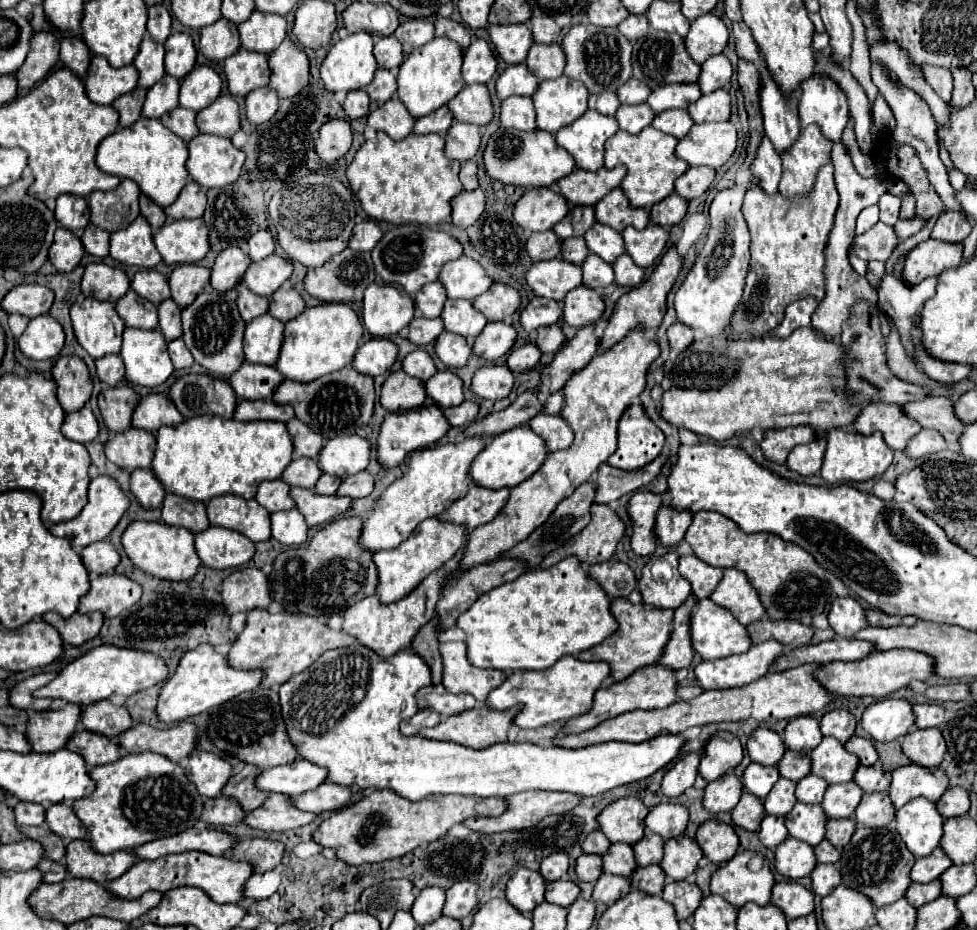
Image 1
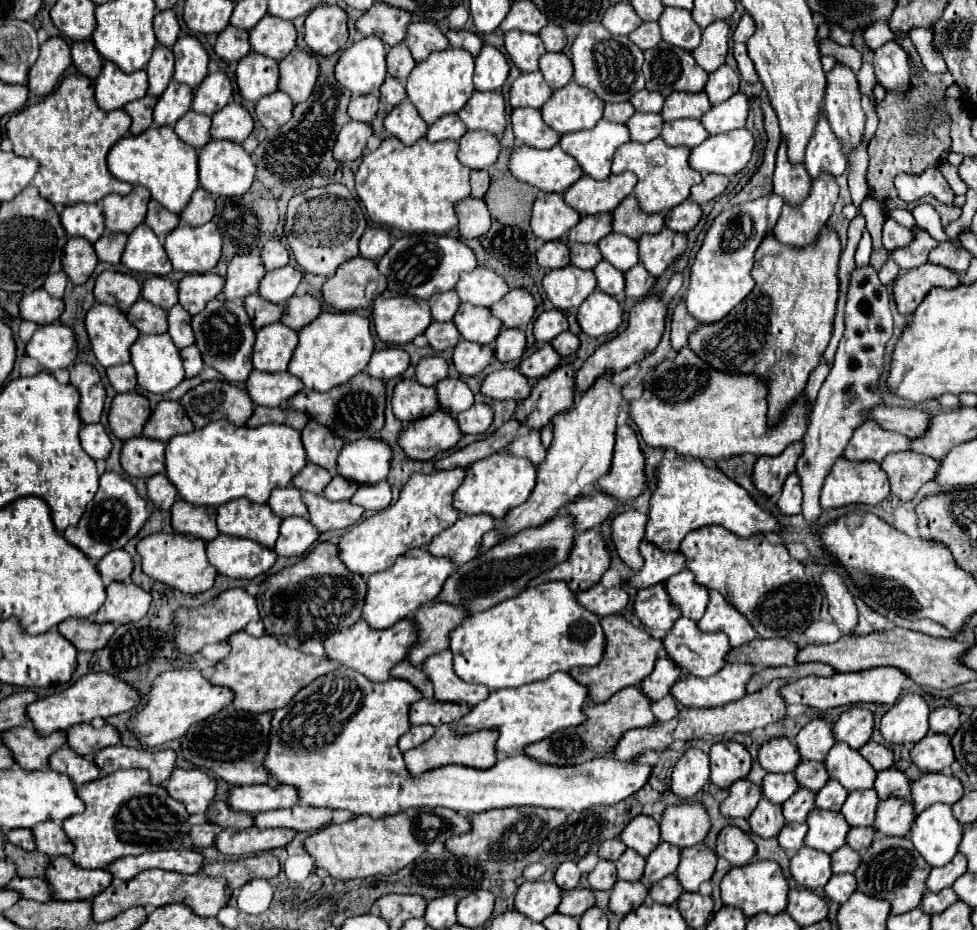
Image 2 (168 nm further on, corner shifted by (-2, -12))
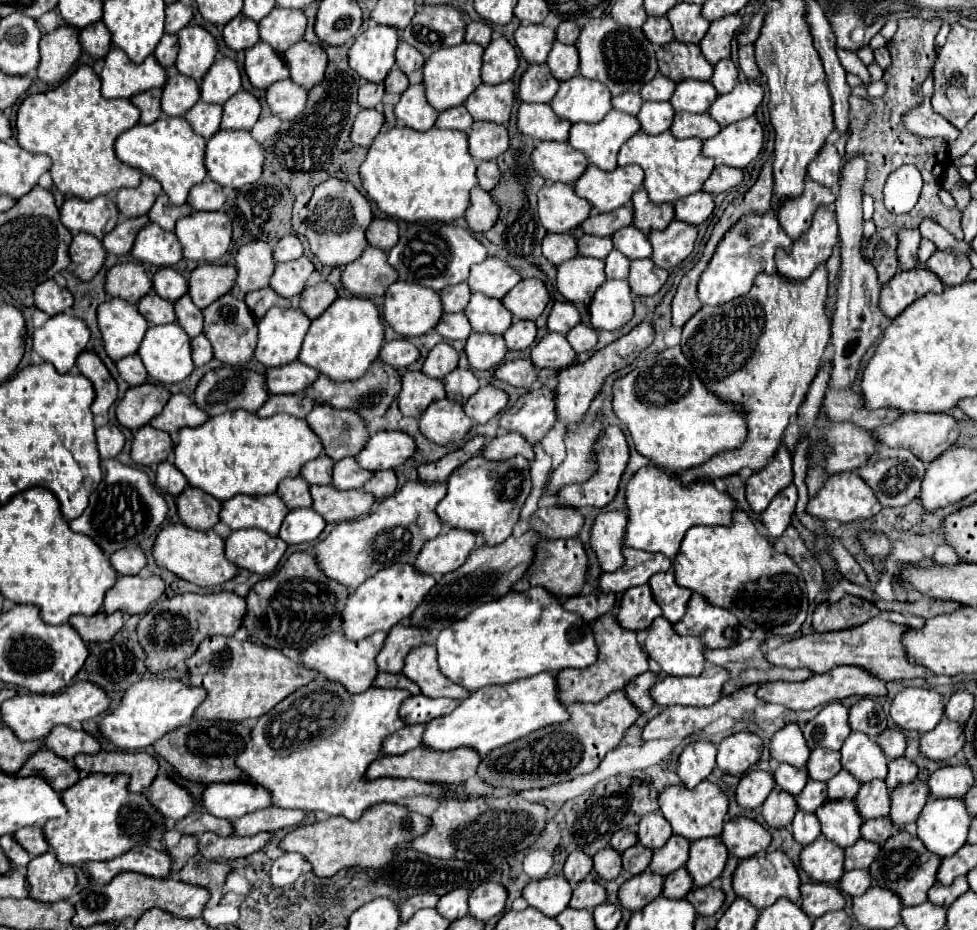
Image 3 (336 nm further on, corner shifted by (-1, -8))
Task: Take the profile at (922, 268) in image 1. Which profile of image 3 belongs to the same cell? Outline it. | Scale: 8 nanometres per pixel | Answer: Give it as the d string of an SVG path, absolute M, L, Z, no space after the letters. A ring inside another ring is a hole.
M913 268L911 272L895 274L887 284L883 284L879 306L889 318L897 318L909 304L913 304L923 294L939 294L943 290L943 282L935 278L933 272L927 272L927 268Z

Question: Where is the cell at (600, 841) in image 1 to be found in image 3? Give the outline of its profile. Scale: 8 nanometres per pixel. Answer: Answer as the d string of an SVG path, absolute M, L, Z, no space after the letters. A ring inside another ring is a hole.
M619 830L615 832L615 836L611 836L609 846L617 852L625 852L629 846L633 846L637 842L637 834L631 830Z

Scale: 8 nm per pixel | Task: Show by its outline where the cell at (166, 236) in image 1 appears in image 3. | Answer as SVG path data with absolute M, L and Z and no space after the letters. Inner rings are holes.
M193 212L175 226L183 258L213 262L221 258L231 242L231 220L225 212Z

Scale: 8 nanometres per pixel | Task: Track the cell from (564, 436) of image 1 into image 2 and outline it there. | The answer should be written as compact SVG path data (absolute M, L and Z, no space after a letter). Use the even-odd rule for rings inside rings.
M524 432L506 446L506 452L512 456L524 456L532 460L532 464L536 467L546 458L546 450L540 442L540 432Z

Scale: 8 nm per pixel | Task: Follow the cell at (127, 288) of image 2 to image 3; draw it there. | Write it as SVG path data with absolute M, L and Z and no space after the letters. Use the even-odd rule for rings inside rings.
M125 262L125 264L115 264L113 268L107 270L105 288L109 296L137 304L151 290L151 280L147 278L143 264Z

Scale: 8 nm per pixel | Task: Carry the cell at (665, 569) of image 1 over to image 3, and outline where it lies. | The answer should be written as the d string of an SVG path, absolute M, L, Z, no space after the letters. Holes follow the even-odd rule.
M649 584L629 588L623 594L621 610L619 610L619 624L627 630L647 630L651 626L651 620L661 616L659 604L655 604L655 598L651 596Z

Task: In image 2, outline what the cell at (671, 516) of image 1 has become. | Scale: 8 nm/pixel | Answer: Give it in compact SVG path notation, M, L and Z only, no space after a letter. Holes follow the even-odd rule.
M640 542L640 554L644 558L642 570L626 580L634 588L648 588L652 584L660 584L684 570L684 556L680 556L680 552L666 554L660 552L660 548L652 548L652 544Z

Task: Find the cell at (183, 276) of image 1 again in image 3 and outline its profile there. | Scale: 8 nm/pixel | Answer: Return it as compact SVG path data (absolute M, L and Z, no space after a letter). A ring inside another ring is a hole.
M203 264L189 276L189 296L197 308L207 308L215 298L227 294L235 284L237 270L233 266Z

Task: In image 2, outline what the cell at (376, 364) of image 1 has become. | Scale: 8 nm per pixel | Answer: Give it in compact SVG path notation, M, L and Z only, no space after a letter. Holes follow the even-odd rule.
M384 348L384 350L376 350L372 354L372 360L368 364L368 374L380 380L390 380L394 376L400 376L406 368L410 366L410 356L406 350L402 348Z

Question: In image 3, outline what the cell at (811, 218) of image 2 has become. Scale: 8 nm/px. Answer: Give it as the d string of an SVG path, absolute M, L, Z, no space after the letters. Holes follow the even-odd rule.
M821 204L815 210L811 228L793 240L793 246L787 252L777 252L777 270L781 276L791 280L807 278L819 262L825 262L831 256L831 248L837 242L837 220L831 206Z

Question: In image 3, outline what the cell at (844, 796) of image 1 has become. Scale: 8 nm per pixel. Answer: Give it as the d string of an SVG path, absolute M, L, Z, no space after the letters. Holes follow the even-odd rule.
M871 780L867 784L861 784L857 796L855 796L857 810L863 820L869 818L881 818L889 814L889 790L883 780Z

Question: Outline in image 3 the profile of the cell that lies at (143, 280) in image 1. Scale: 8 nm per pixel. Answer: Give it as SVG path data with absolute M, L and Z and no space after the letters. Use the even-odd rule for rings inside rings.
M161 268L153 276L153 290L169 302L179 300L187 292L187 280L173 268Z

